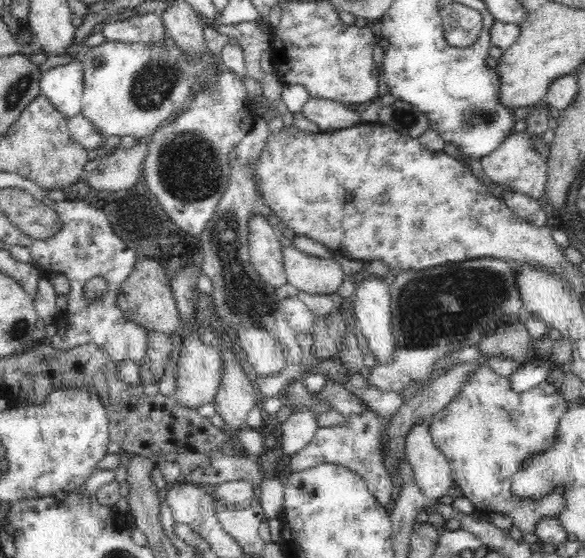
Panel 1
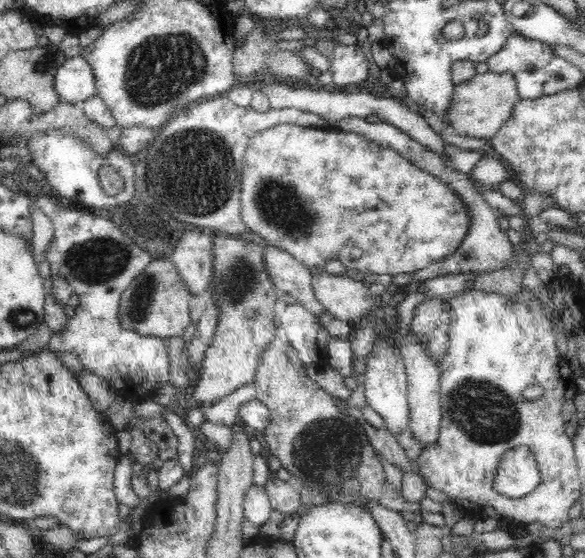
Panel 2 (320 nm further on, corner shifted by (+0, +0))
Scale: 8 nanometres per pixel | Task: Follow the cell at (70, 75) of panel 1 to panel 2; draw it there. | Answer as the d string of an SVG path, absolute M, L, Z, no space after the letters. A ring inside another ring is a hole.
M82 55L67 58L54 76L54 90L65 103L83 103L95 95L94 71Z

